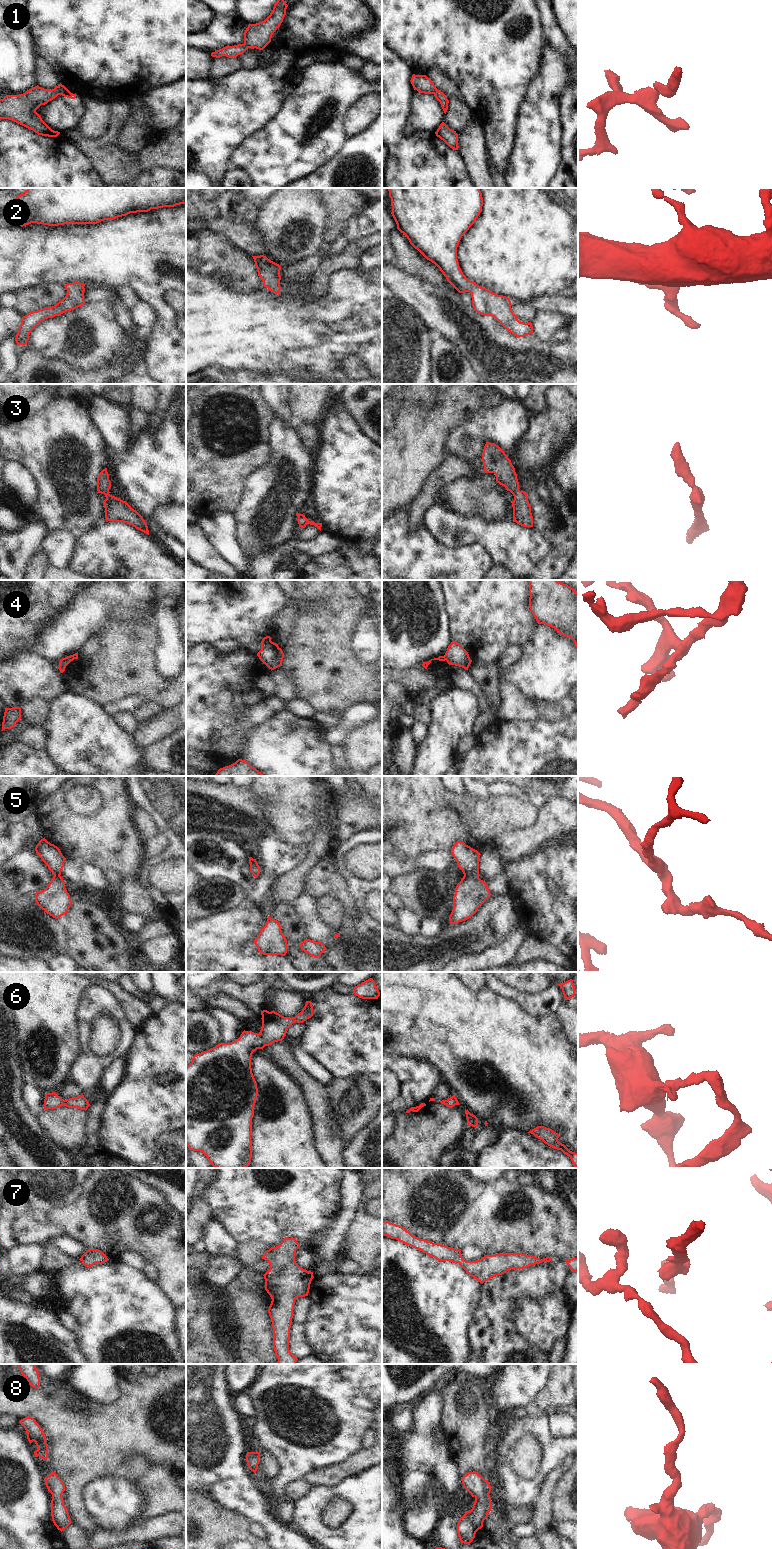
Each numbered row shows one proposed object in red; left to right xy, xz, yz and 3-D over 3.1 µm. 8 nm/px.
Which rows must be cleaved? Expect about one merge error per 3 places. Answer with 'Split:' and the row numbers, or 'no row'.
Split: 4

